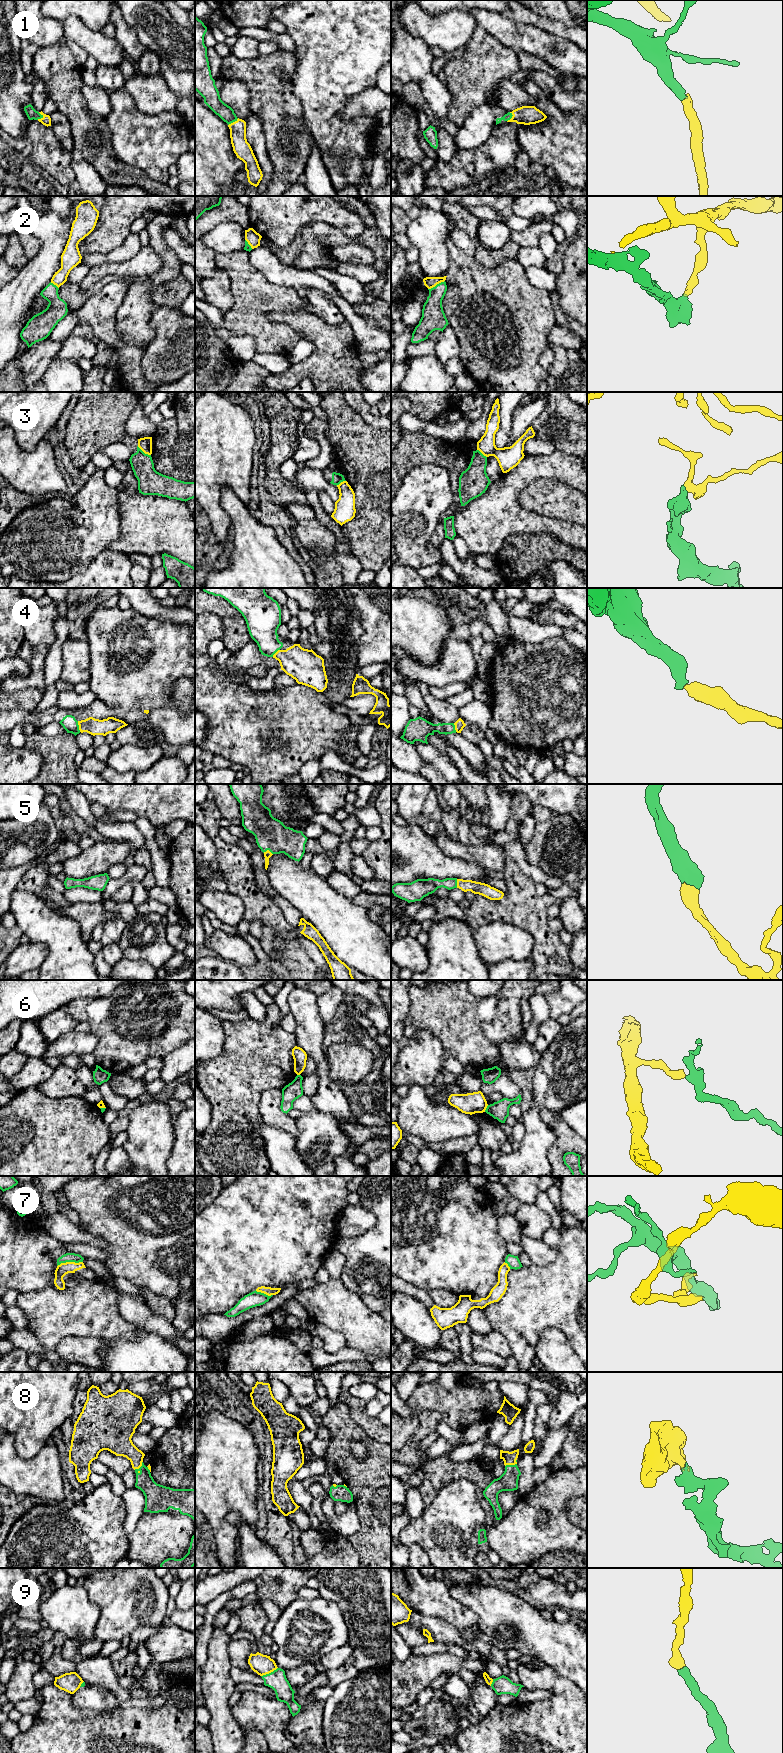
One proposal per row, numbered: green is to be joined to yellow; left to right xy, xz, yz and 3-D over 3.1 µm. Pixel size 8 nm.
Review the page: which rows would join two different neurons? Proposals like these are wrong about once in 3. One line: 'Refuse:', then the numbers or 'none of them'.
Refuse: 2, 3, 6, 7

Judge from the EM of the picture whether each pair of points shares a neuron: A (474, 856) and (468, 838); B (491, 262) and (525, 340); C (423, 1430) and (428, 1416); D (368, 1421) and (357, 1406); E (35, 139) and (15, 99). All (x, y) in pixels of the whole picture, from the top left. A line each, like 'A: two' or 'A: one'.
A: two
B: two
C: one
D: one
E: two

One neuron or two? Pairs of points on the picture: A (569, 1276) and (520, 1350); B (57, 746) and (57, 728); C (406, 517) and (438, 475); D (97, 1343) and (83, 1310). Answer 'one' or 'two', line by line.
A: one
B: two
C: one
D: two

